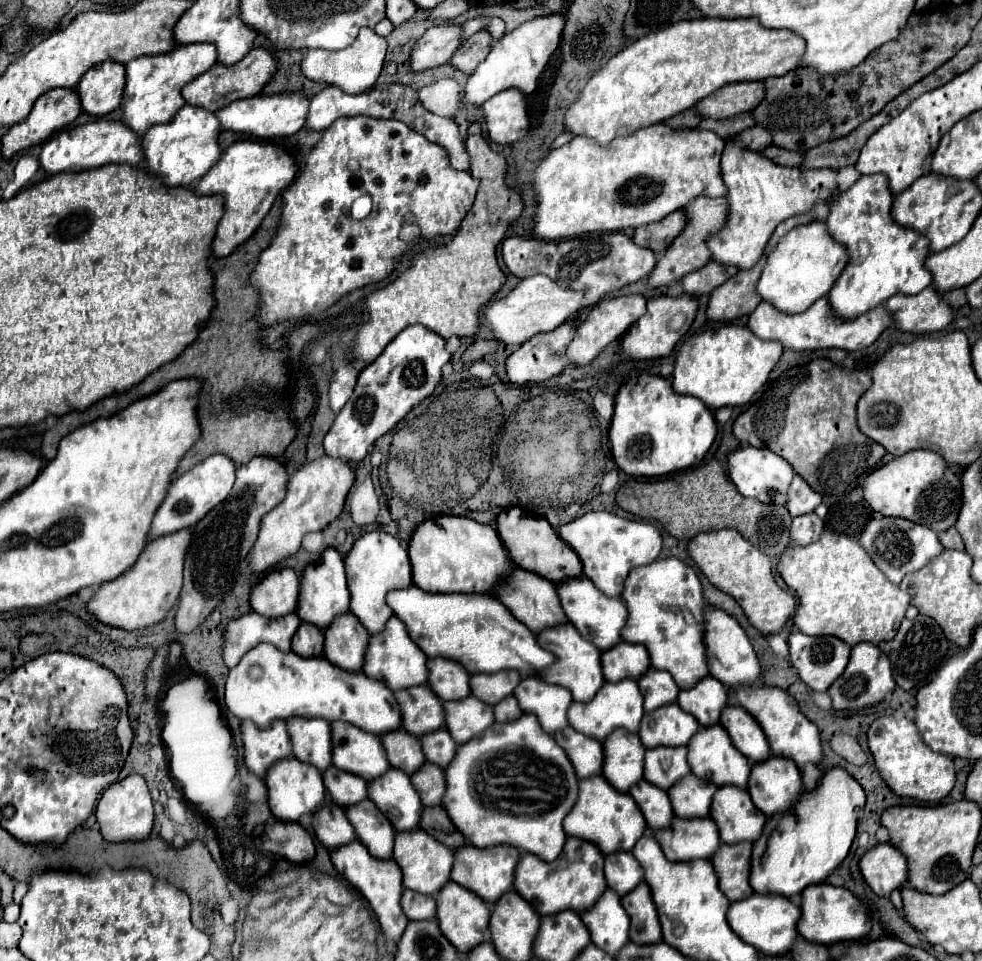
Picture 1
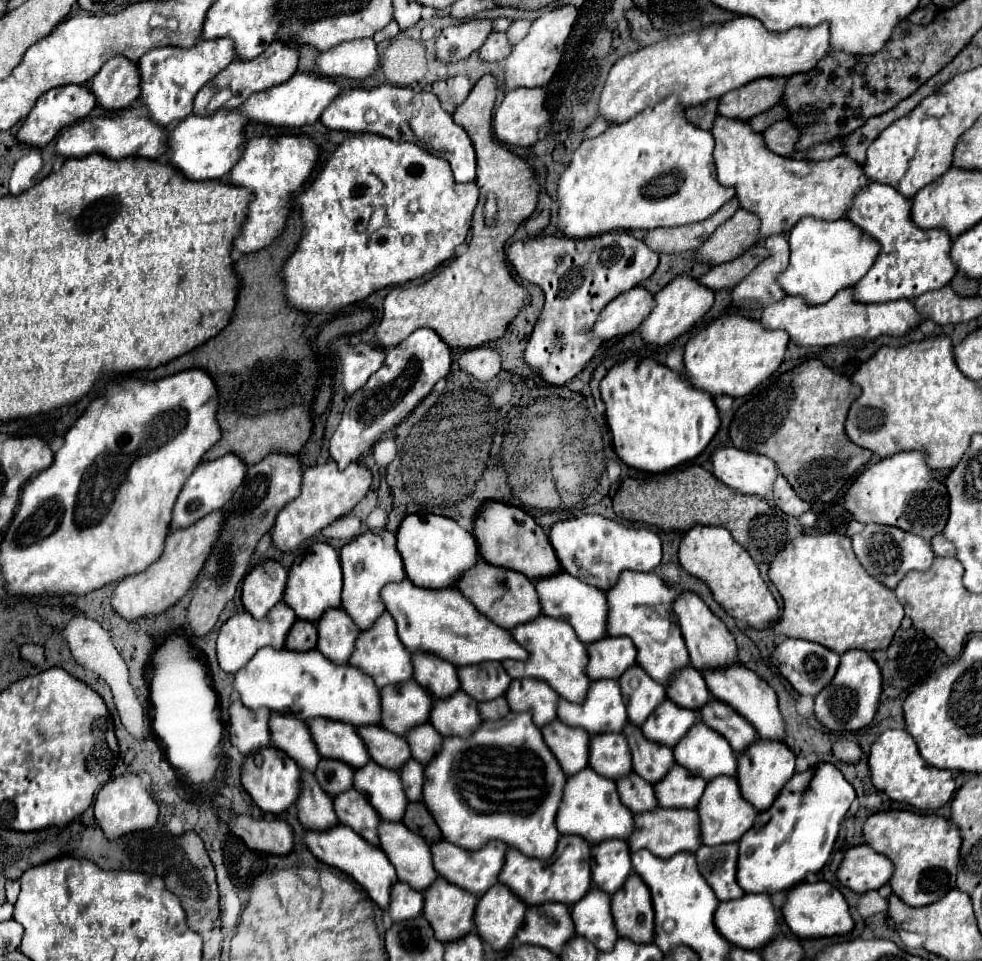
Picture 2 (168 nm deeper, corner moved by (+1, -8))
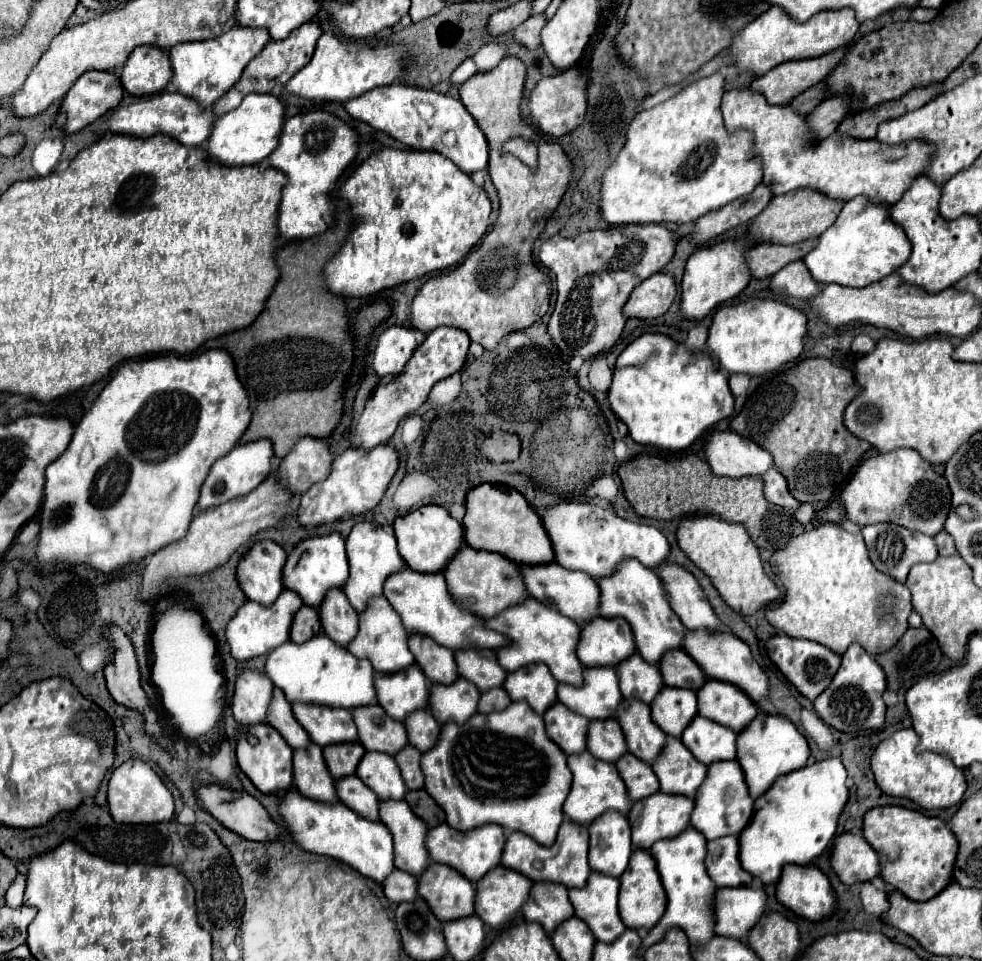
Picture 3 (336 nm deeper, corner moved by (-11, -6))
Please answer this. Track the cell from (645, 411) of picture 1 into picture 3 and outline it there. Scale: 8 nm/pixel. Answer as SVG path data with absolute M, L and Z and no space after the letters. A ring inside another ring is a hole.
M651 332L635 338L619 354L607 396L613 412L627 424L629 436L635 442L667 452L691 446L733 412L727 374L713 364L709 354L703 350L691 352L685 344Z

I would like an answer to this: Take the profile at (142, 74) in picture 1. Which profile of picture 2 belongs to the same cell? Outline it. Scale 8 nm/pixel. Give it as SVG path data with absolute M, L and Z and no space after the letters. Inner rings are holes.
M229 38L203 40L187 50L163 50L155 48L143 54L137 62L141 76L141 106L149 110L149 120L167 128L175 120L183 120L193 110L193 98L201 86L205 86L215 74L219 74L227 64L235 60L233 42Z

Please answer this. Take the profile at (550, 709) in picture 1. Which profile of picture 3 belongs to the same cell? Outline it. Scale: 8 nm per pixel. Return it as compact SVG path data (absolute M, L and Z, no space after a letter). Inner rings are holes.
M529 664L517 672L509 672L503 688L511 700L527 700L531 710L539 714L557 702L557 680L545 664Z

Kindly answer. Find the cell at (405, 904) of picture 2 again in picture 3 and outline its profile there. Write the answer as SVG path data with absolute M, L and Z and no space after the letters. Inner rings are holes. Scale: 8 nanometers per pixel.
M393 868L393 872L383 880L383 890L389 902L411 902L417 898L417 880L399 868Z

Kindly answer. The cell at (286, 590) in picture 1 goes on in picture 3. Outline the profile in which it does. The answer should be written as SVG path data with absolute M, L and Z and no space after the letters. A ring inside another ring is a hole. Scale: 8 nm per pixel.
M261 540L261 542L255 542L247 552L245 556L239 560L239 566L237 566L237 582L241 586L241 590L245 592L245 596L249 600L255 600L259 604L265 604L265 606L271 606L277 596L281 594L283 590L283 580L281 580L281 572L283 572L283 564L285 564L285 550L275 544L273 540Z

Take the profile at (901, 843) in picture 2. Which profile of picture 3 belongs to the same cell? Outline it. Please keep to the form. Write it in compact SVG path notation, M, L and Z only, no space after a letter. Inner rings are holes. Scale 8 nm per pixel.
M879 806L879 808L871 808L863 816L863 836L879 856L881 878L889 886L899 890L903 896L907 896L909 900L915 900L915 902L931 900L947 884L953 882L951 872L953 872L953 862L955 862L955 852L957 852L957 840L941 818L931 818L921 812L907 810L903 806Z

